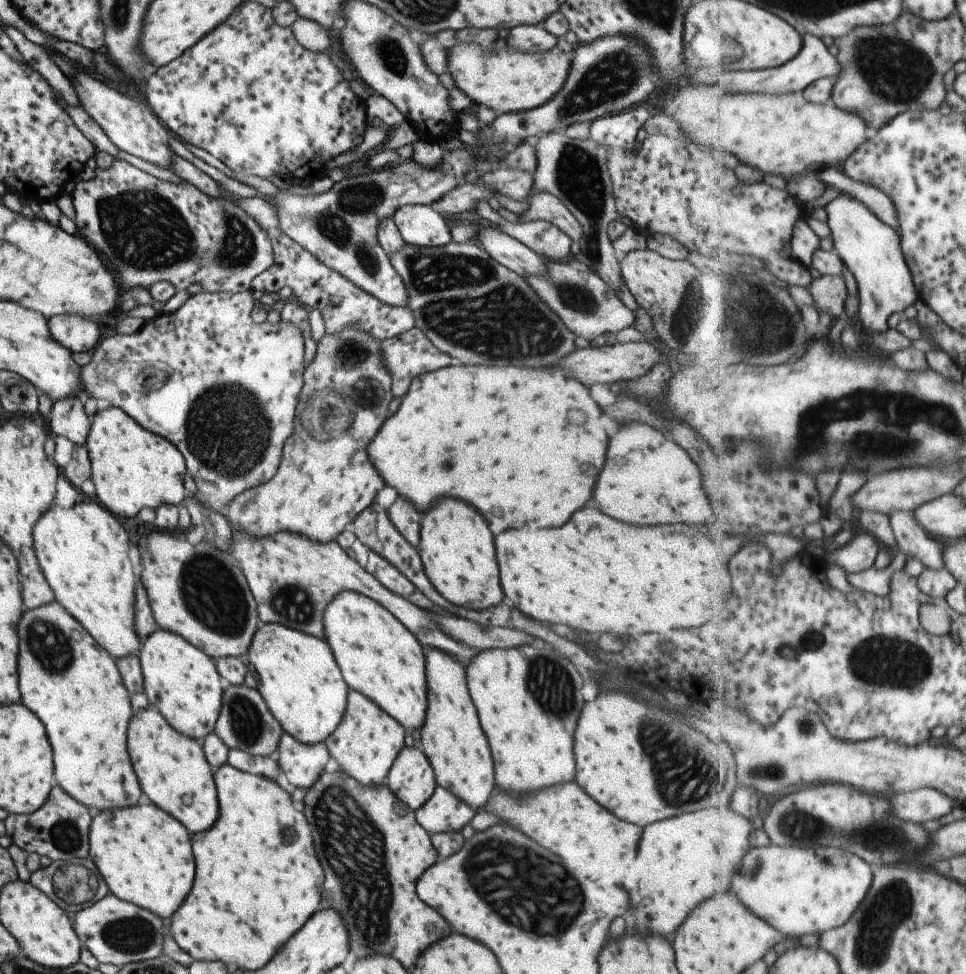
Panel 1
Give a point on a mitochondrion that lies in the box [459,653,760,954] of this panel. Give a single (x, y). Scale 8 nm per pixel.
(494, 867)

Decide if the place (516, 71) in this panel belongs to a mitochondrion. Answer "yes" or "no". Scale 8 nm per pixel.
no

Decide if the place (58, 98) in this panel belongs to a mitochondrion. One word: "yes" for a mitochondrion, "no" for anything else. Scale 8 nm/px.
no

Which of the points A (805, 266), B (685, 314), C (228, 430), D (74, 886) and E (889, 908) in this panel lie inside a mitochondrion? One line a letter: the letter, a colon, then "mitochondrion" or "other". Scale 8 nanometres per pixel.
A: other
B: mitochondrion
C: mitochondrion
D: mitochondrion
E: mitochondrion

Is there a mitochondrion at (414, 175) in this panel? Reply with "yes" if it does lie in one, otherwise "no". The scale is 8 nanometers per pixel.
no

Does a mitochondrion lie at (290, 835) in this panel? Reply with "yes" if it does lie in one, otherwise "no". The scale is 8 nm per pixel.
yes

